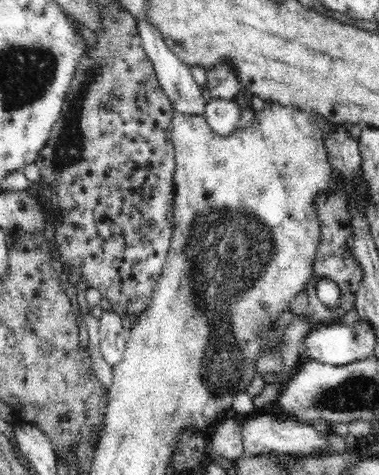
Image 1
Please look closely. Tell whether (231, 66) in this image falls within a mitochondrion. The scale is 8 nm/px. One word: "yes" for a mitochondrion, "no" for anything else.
no

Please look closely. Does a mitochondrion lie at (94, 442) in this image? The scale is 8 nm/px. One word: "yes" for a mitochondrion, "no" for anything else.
no

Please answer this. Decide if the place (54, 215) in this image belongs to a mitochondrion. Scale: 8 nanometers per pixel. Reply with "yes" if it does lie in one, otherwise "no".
no

